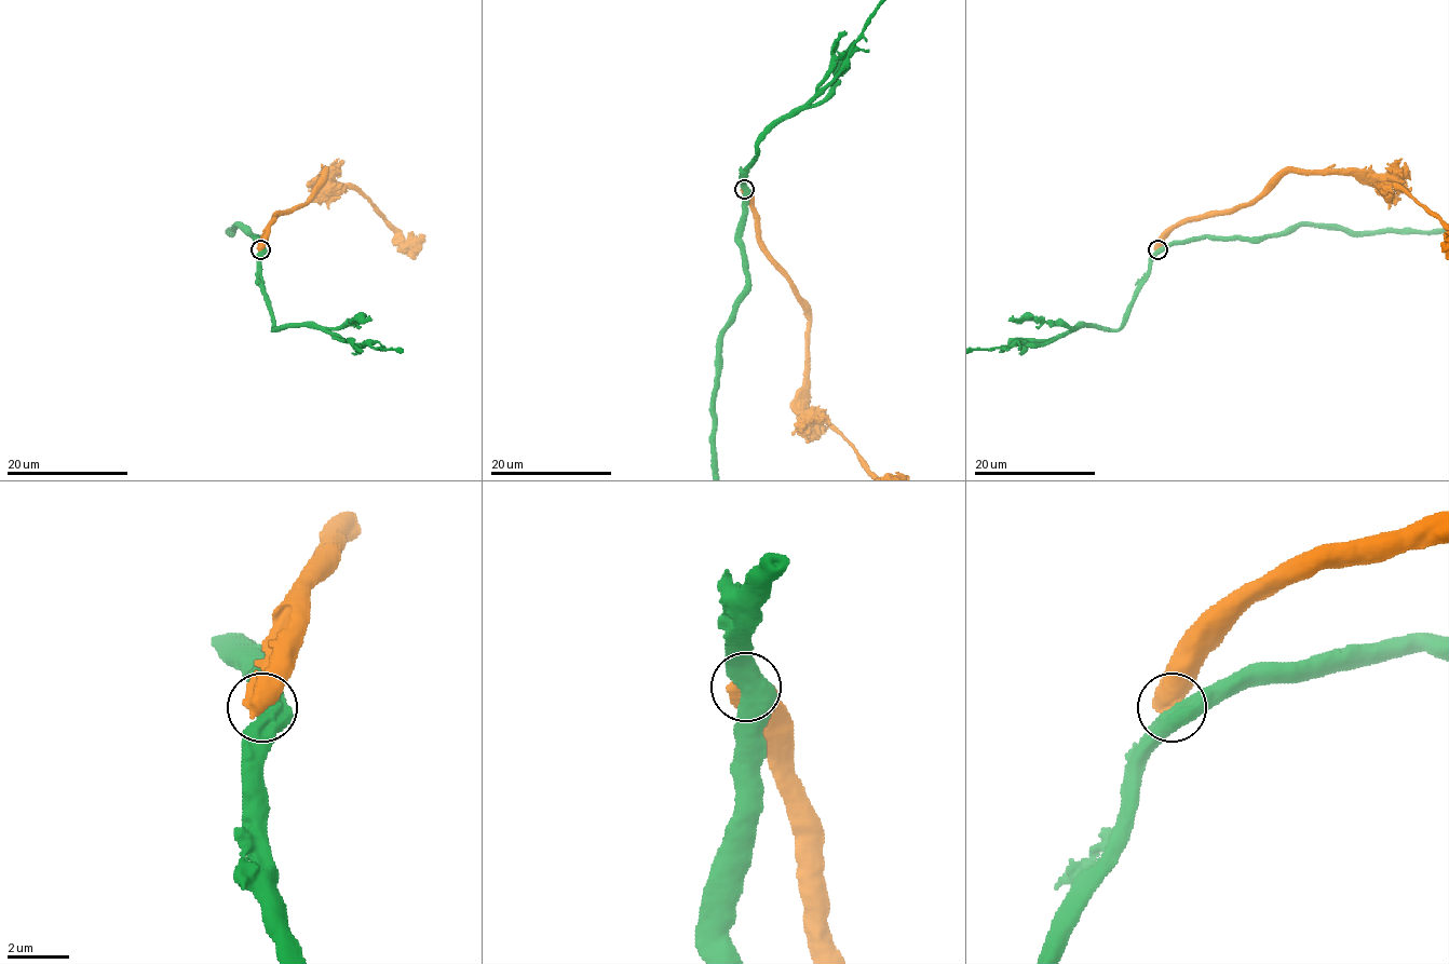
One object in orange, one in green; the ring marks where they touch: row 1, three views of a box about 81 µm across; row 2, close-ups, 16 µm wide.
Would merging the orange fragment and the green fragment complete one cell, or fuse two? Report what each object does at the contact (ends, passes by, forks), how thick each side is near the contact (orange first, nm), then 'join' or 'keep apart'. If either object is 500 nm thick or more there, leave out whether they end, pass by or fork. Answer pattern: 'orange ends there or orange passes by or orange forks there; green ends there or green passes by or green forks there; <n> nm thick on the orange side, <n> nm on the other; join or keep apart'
800 nm thick on the orange side, 650 nm on the other; keep apart

